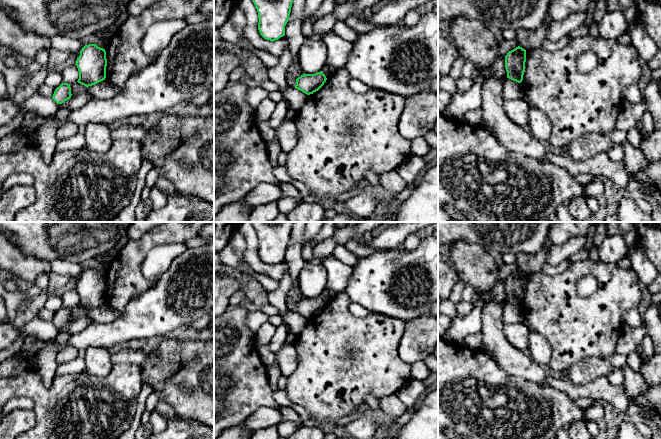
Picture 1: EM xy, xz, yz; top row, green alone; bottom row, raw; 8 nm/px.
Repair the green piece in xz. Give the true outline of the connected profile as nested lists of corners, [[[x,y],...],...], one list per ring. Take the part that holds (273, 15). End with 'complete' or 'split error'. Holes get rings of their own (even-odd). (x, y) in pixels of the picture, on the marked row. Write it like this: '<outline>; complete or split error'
[[[252,0],[259,17],[258,30],[270,41],[285,36],[293,0]]]; complete

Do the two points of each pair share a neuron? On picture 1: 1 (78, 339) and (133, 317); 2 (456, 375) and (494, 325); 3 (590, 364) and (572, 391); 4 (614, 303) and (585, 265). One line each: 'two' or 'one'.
1: one
2: two
3: two
4: one

